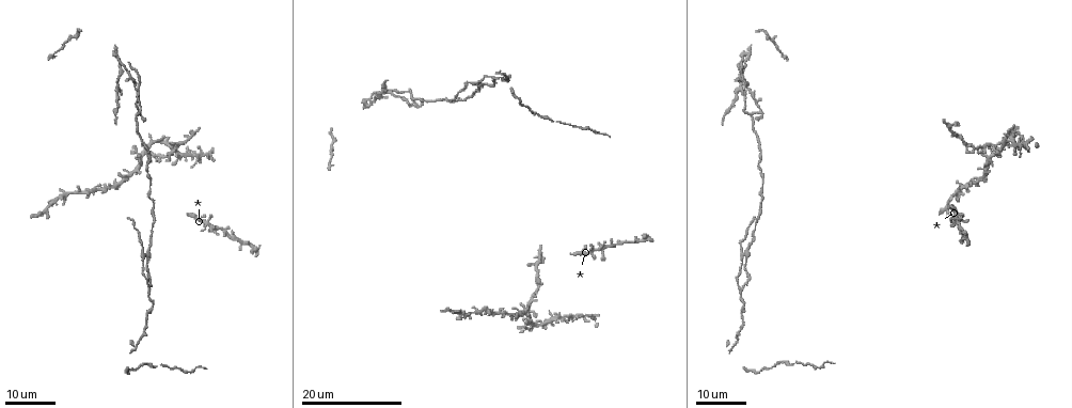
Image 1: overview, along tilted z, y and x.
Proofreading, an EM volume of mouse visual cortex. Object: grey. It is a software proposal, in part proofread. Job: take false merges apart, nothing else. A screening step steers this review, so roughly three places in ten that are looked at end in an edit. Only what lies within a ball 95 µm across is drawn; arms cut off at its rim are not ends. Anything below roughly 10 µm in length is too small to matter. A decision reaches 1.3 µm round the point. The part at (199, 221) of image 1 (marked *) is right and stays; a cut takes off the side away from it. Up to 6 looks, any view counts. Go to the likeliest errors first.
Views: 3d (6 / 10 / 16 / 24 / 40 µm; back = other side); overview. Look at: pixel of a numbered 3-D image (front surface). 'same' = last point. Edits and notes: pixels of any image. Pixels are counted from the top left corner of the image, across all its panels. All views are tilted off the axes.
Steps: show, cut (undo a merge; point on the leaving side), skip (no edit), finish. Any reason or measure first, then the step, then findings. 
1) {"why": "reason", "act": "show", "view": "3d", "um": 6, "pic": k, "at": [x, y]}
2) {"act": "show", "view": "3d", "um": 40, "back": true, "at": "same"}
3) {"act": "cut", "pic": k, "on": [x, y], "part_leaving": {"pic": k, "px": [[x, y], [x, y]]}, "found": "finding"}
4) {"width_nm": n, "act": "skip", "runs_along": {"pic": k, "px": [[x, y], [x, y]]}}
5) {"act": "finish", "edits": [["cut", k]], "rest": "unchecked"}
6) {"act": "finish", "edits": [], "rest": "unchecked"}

{"why": "looks like a crossing", "act": "show", "view": "3d", "um": 24, "pic": 1, "at": [477, 312]}

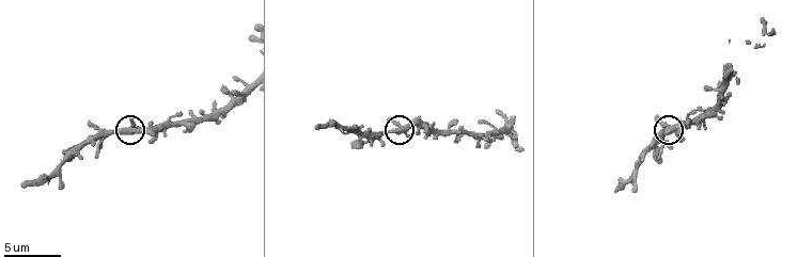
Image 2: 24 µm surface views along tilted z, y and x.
{"act": "show", "view": "3d", "um": 10, "pic": 2, "at": [129, 127]}

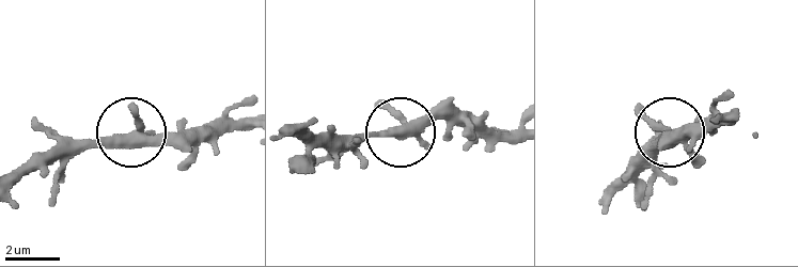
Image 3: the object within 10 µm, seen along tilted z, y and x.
{"act": "skip", "runs_along": {"pic": 3, "px": [[245, 120], [52, 145]]}, "found": "continuous, no second cell"}

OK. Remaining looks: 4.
{"why": "two arms in line, one across", "act": "show", "view": "3d", "um": 16, "pic": 1, "at": [740, 291]}

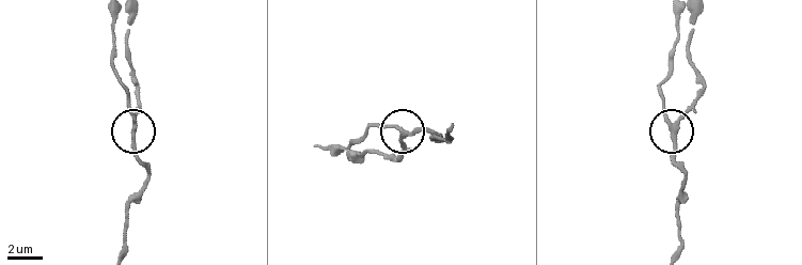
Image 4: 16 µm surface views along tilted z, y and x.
{"act": "show", "view": "3d", "um": 10, "pic": 4, "at": [668, 124]}

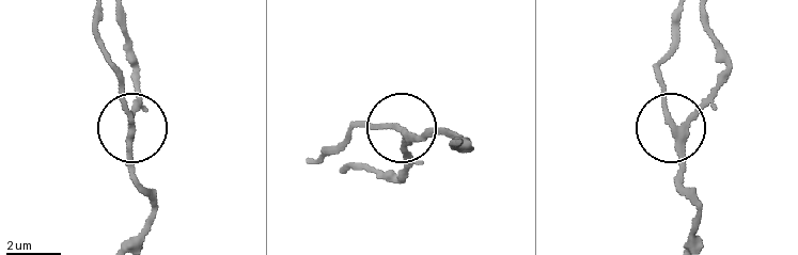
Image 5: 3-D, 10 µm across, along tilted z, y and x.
{"act": "cut", "pic": 5, "on": [122, 106], "part_leaving": {"pic": 5, "px": [[134, 143], [124, 83], [96, 14]]}, "found": "two cells meet here"}

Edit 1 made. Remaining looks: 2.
{"why": "a fork", "act": "show", "view": "3d", "um": 24, "pic": 1, "at": [1004, 141]}

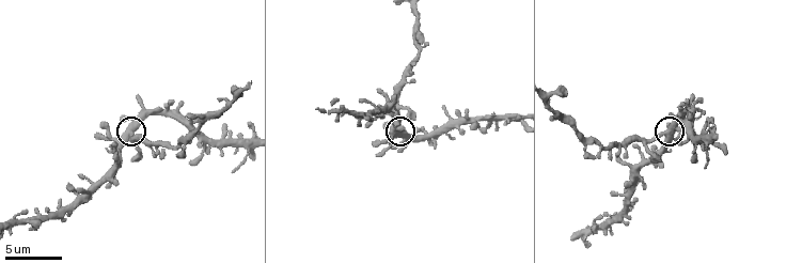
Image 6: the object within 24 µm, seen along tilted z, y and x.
{"act": "show", "view": "3d", "um": 6, "pic": 6, "at": [669, 131]}

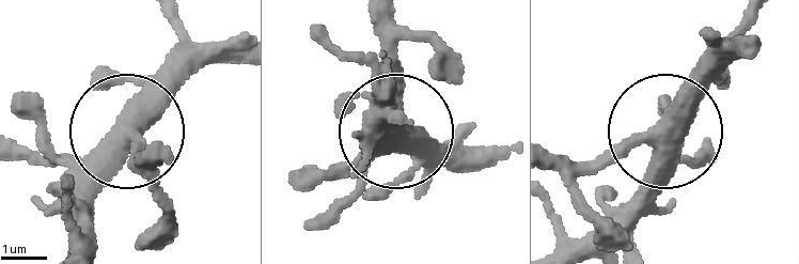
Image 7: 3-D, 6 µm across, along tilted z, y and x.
{"width_nm": 430, "act": "skip", "found": "one cell here"}

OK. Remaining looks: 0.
{"act": "finish", "edits": [["cut", 5]], "rest": "unchecked"}

